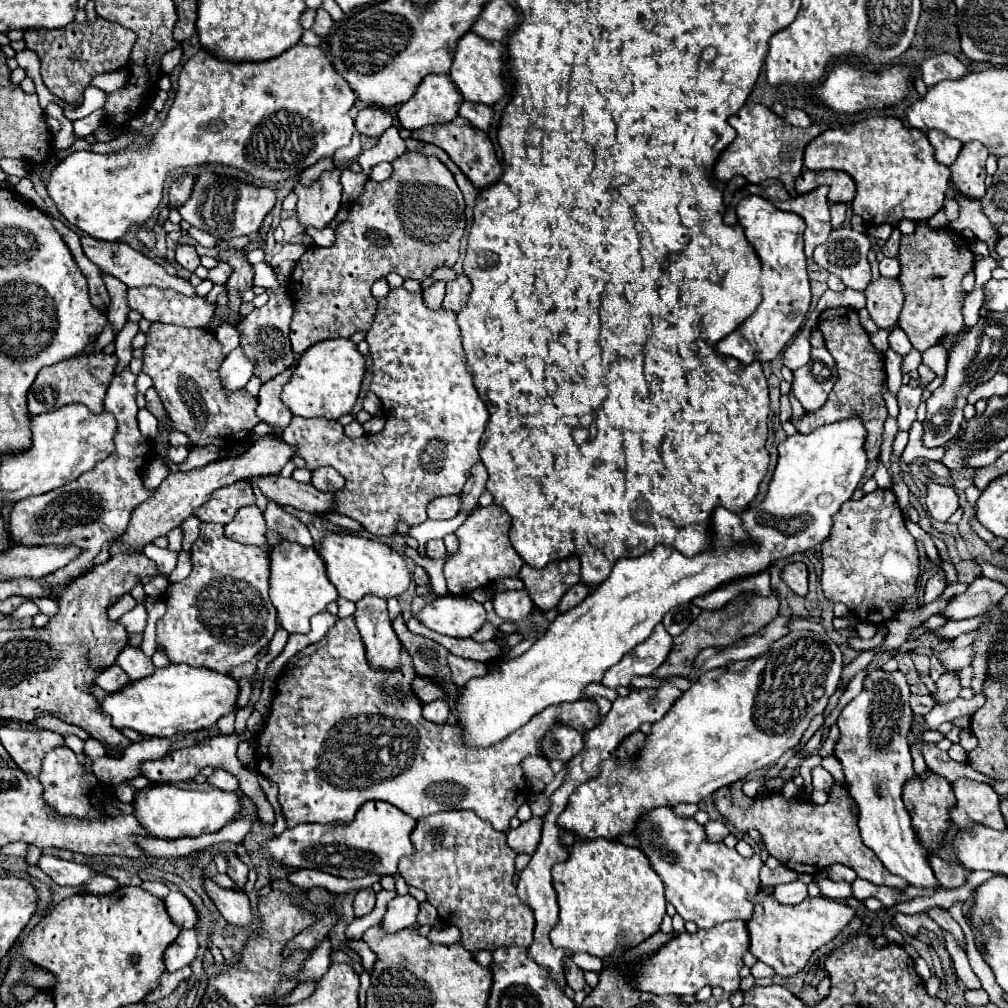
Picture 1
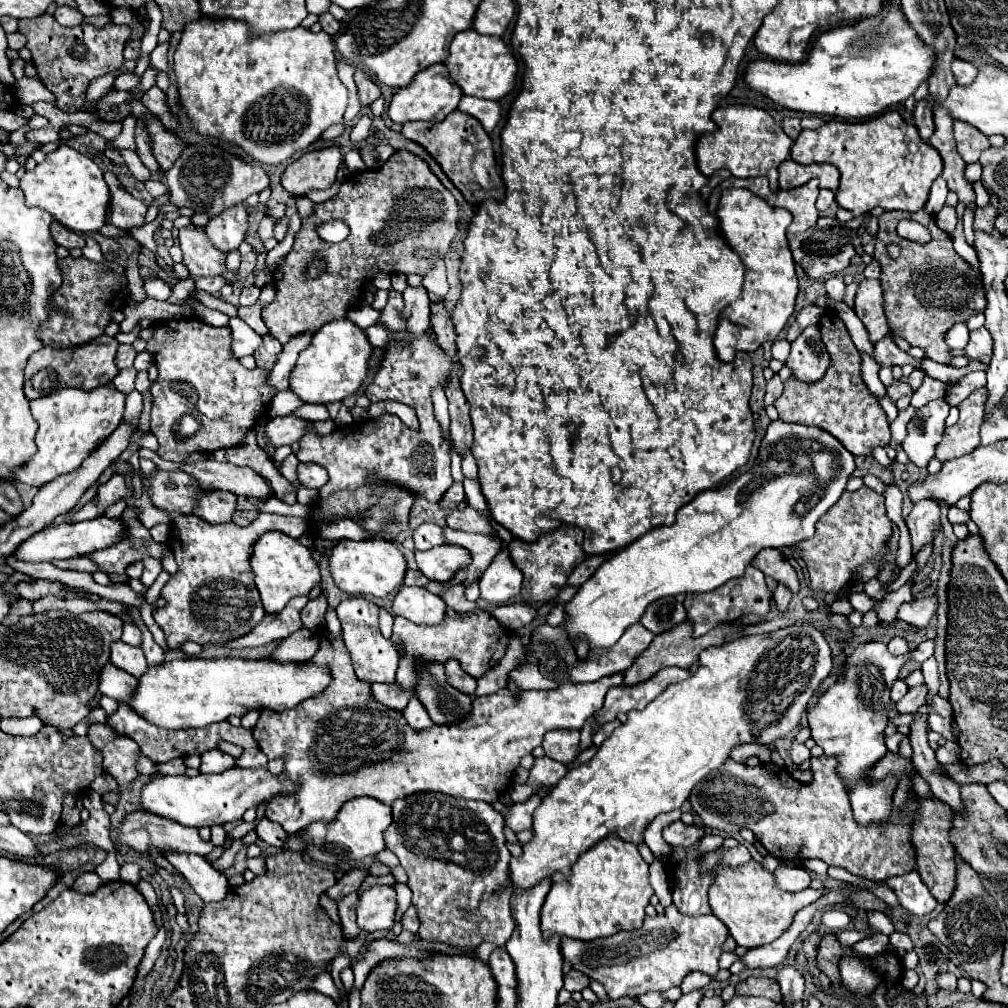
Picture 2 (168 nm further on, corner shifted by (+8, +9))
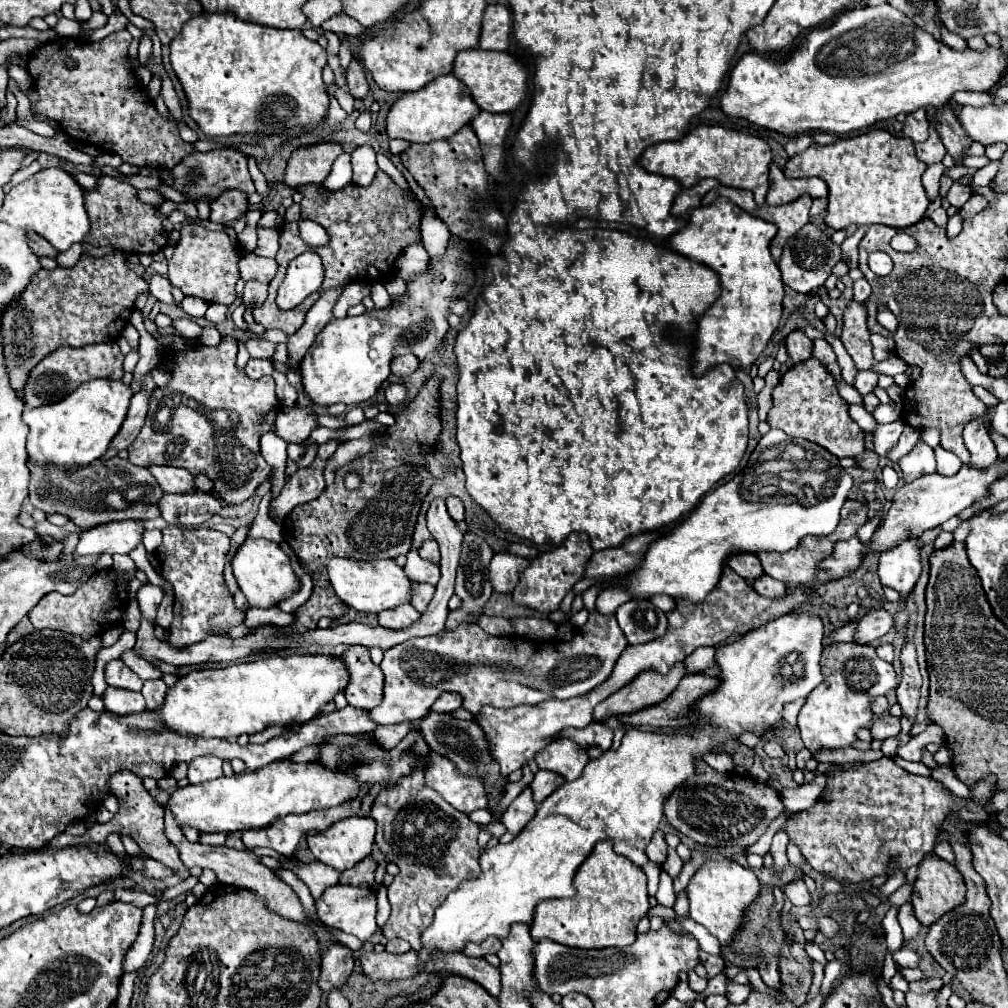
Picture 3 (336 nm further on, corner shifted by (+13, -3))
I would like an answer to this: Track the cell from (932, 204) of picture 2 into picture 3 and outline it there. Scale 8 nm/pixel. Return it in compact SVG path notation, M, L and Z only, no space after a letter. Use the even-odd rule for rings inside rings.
M941 163L929 165L923 173L923 187L928 198L932 201L940 196Z

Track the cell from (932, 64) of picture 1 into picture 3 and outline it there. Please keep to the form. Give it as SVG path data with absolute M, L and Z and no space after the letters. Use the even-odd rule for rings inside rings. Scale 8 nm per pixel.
M959 91L957 95L953 95L953 99L959 105L971 105L971 107L987 107L991 103L989 93L977 93L977 91Z

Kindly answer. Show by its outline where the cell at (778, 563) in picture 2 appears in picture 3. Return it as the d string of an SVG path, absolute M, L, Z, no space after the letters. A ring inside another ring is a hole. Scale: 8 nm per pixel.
M733 553L733 555L729 555L727 565L747 581L753 581L755 577L763 575L761 561L757 559L755 553Z

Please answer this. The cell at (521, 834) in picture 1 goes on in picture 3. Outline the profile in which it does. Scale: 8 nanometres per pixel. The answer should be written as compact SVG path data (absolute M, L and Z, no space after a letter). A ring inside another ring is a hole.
M525 787L525 789L519 793L519 797L507 807L507 811L505 811L503 817L501 817L501 823L505 825L505 829L507 829L509 833L517 835L517 833L533 819L535 811L537 811L537 805L535 805L535 801L533 801L533 797L531 797L531 789Z

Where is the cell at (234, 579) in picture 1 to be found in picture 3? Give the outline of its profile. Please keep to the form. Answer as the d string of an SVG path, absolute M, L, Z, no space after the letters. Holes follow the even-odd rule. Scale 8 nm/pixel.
M175 527L163 529L163 543L157 547L155 557L161 563L161 575L173 585L173 623L169 627L169 643L173 647L187 647L209 637L213 627L229 631L235 625L243 625L245 613L237 611L233 597L225 585L223 569L229 553L229 537L209 527Z

